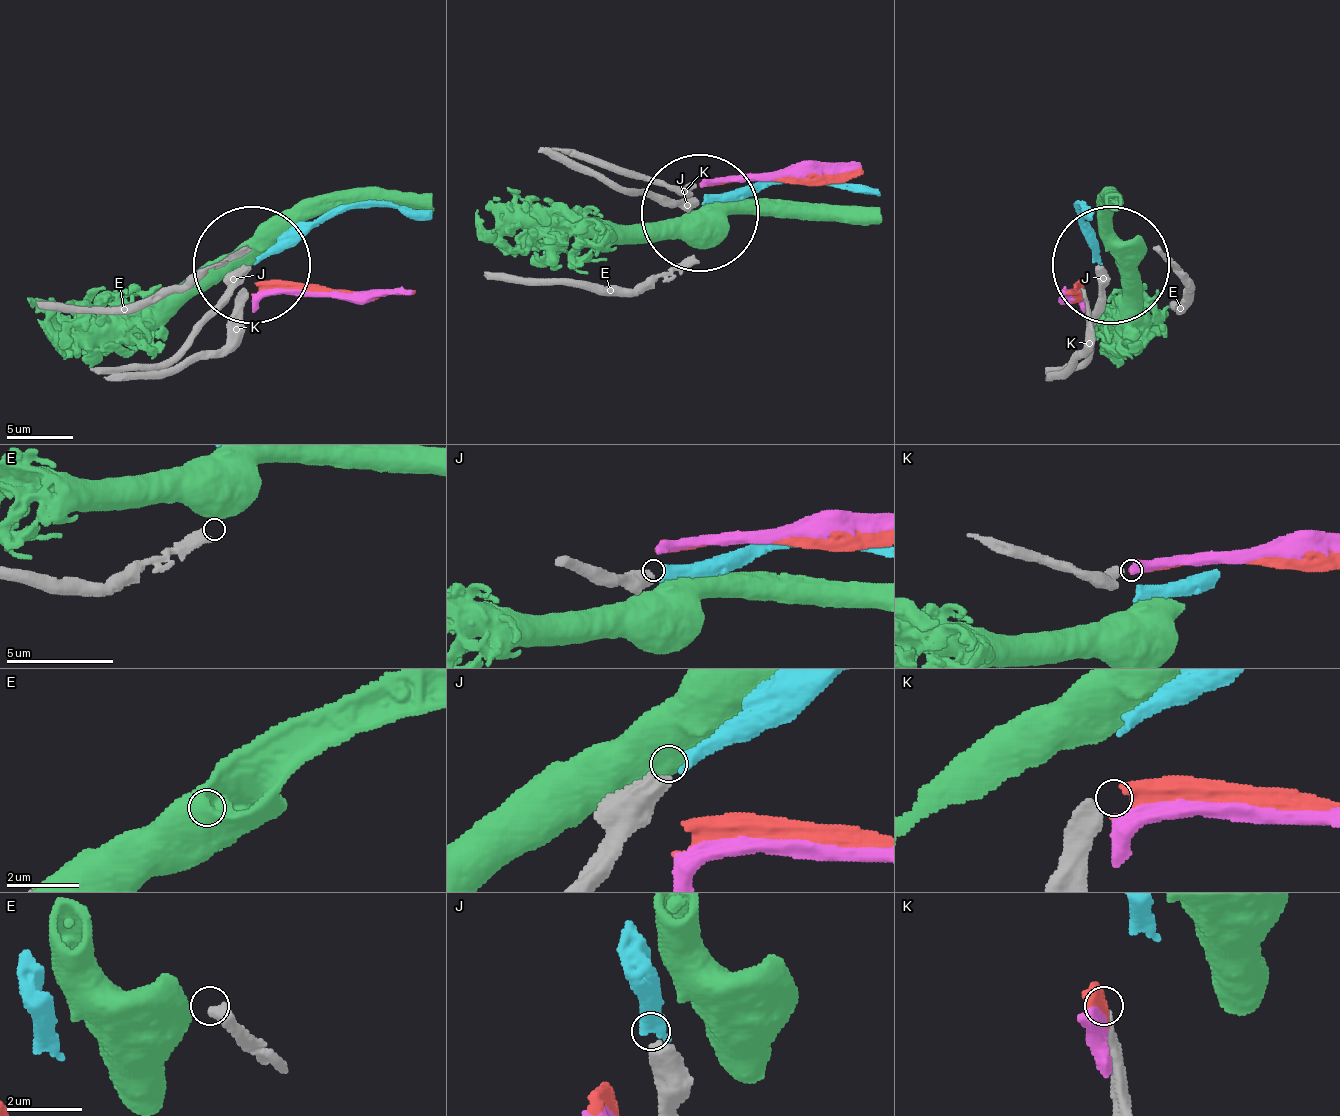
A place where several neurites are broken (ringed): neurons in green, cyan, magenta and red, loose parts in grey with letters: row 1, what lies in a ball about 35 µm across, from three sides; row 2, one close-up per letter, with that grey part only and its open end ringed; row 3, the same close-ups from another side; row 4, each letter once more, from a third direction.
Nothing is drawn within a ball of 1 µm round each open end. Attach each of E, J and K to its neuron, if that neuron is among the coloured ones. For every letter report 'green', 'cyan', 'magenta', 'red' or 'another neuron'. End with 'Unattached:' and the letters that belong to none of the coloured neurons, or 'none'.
E: another neuron
J: cyan
K: red
Unattached: E

